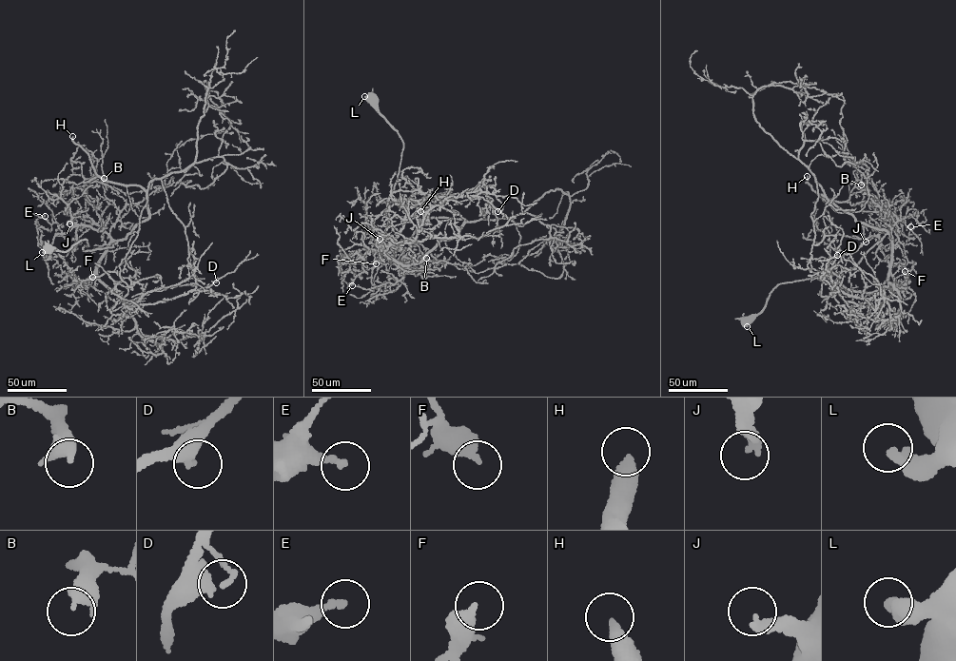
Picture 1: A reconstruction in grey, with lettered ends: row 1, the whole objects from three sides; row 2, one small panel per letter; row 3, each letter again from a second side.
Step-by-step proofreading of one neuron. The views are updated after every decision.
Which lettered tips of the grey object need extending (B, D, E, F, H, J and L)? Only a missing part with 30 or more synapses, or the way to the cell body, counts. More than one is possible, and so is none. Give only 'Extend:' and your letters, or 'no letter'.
Extend: H, J

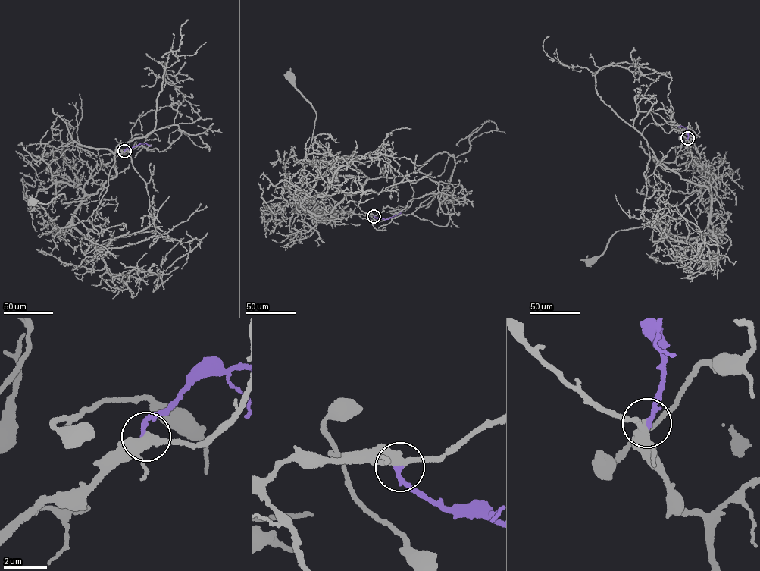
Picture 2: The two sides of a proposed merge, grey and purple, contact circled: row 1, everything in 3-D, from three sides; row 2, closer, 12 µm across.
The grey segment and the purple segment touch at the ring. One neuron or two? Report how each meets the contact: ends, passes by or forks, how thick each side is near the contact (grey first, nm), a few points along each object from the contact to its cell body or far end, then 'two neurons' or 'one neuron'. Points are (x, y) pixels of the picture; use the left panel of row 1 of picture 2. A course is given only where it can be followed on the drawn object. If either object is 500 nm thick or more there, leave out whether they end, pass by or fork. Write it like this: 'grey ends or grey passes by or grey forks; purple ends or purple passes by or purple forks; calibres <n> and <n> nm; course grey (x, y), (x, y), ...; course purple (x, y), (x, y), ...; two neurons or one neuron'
grey forks; purple ends; calibres 380 and 280 nm; course grey (124, 151), (93, 169), (83, 187), (89, 196), (86, 200), (61, 203), (63, 193), (47, 204), (32, 202); course purple (124, 151), (139, 144), (151, 145); one neuron

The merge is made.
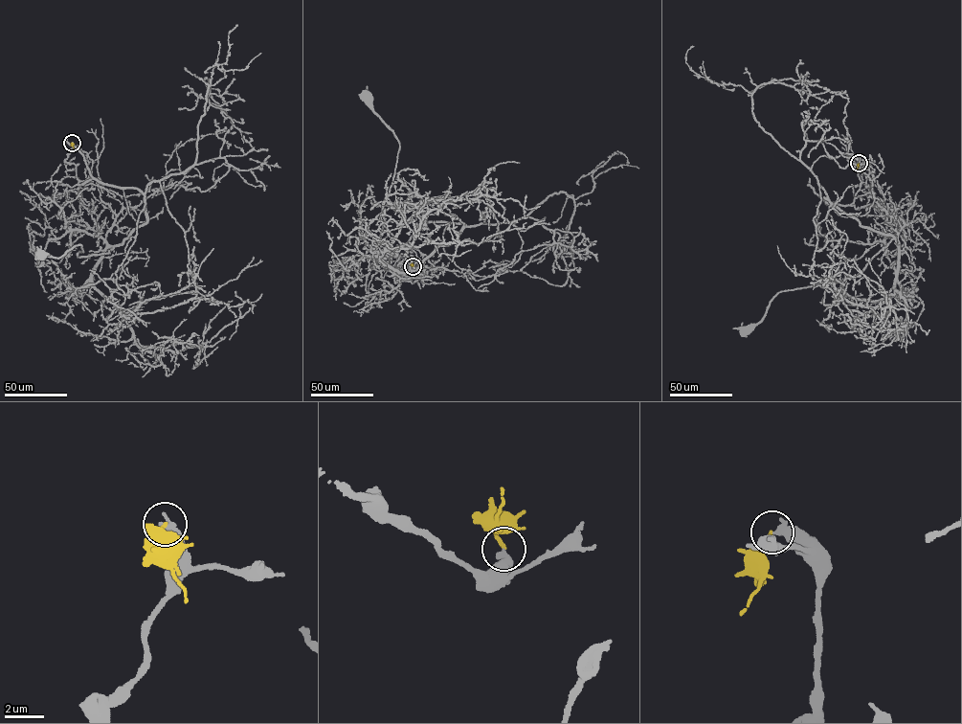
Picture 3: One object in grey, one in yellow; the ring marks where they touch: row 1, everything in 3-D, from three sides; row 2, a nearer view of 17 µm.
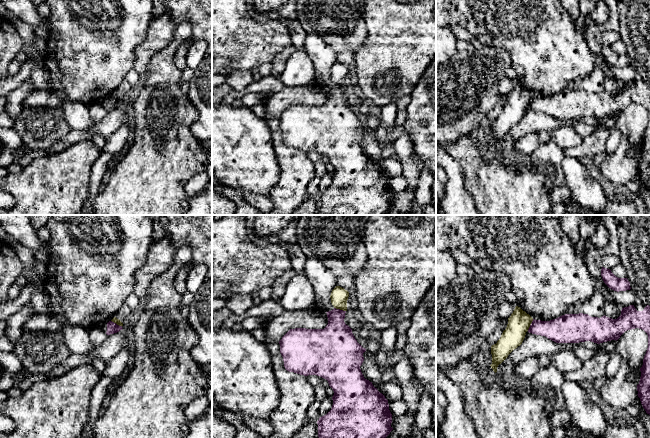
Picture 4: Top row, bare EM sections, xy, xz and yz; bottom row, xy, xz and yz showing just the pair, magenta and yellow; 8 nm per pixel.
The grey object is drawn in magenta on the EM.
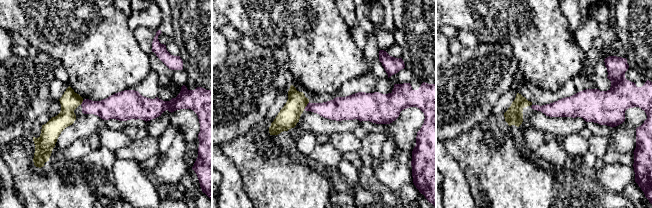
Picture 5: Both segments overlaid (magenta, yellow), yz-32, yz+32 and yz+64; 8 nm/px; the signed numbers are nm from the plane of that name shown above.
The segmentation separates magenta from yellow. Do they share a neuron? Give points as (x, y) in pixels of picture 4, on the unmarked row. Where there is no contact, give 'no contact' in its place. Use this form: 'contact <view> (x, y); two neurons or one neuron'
contact xz (340, 86); two neurons

